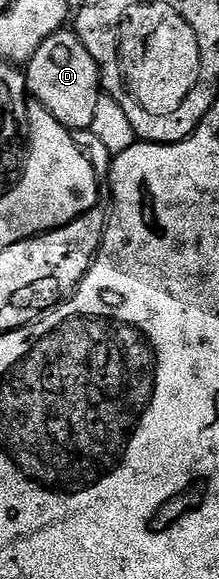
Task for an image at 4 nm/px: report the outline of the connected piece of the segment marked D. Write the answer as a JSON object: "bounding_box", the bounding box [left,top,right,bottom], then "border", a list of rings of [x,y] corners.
{"bounding_box":[26,31,102,129],"border":[[[75,31],[56,32],[50,38],[46,38],[46,42],[42,42],[42,46],[38,46],[34,58],[26,65],[26,88],[33,101],[41,103],[58,122],[64,124],[68,129],[91,129],[94,122],[94,110],[98,107],[98,98],[102,95],[100,71],[94,58],[90,58],[90,50],[86,50],[86,46],[82,46]]]}

